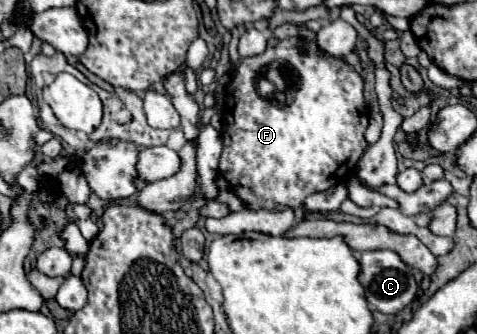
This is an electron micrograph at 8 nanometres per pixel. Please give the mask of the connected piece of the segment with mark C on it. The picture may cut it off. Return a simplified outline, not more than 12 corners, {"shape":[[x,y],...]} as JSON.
{"shape":[[391,250],[359,254],[371,308],[397,314],[417,294],[411,268]]}

